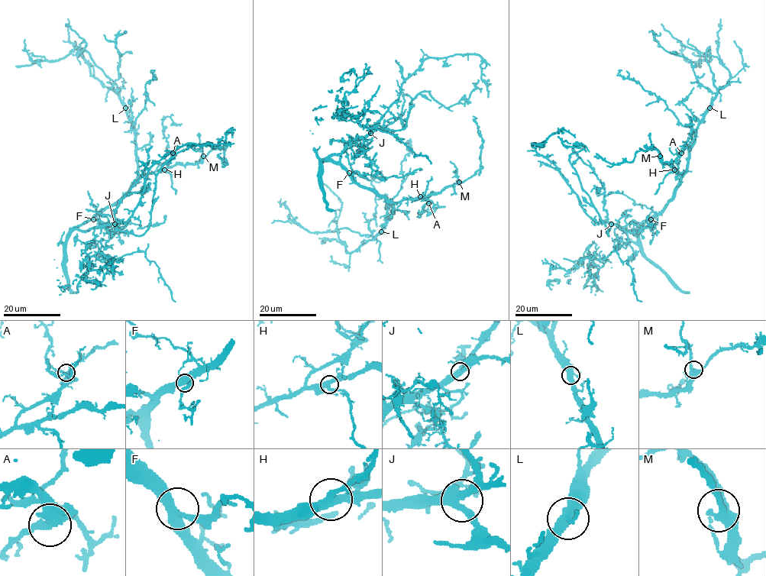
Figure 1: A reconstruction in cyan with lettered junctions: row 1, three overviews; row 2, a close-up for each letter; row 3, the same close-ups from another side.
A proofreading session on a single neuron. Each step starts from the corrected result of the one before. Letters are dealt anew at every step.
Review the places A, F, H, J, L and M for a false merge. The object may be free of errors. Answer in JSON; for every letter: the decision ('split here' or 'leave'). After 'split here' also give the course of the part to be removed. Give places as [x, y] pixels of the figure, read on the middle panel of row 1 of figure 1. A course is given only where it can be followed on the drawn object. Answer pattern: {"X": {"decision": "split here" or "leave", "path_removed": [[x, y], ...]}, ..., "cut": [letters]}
{"A": {"decision": "leave"}, "F": {"decision": "leave"}, "H": {"decision": "leave"}, "J": {"decision": "leave"}, "L": {"decision": "leave"}, "M": {"decision": "leave"}, "cut": []}

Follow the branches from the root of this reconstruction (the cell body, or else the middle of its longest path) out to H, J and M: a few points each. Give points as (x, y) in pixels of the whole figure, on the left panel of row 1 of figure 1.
H: (95, 213), (112, 206), (139, 178), (164, 169)
J: (95, 213), (73, 228), (88, 231), (100, 225), (114, 224)
M: (95, 213), (112, 206), (139, 178), (177, 164), (198, 163), (203, 156)

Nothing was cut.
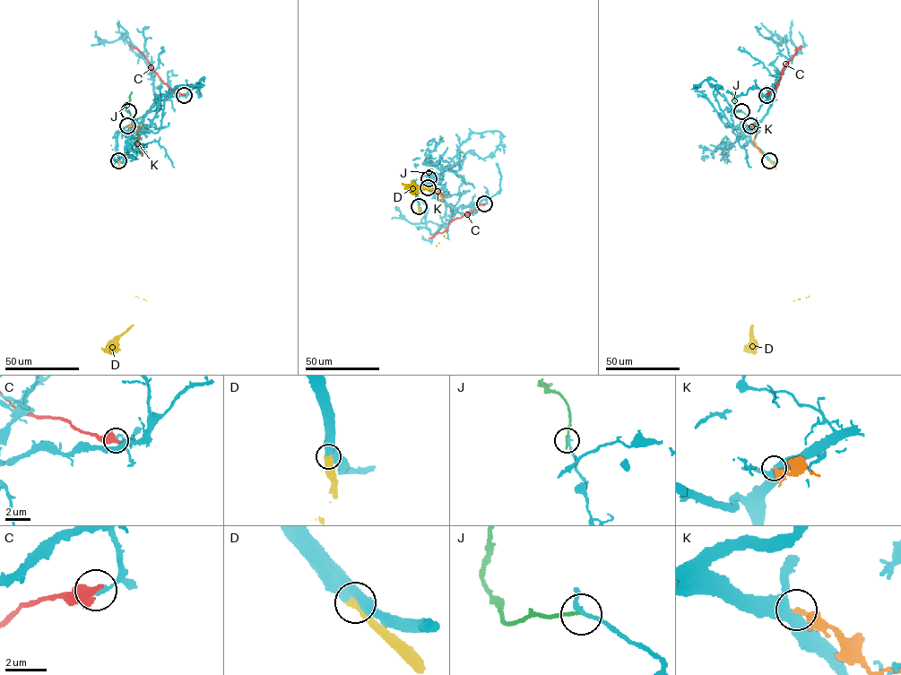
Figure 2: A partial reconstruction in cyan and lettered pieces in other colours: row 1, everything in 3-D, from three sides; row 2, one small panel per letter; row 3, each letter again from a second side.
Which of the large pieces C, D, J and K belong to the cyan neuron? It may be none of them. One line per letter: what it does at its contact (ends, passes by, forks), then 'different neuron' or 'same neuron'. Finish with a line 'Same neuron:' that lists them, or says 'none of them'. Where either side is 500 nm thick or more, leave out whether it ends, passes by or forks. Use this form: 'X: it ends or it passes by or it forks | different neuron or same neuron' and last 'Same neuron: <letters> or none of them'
C: different neuron
D: same neuron
J: it ends | different neuron
K: it ends | different neuron
Same neuron: D

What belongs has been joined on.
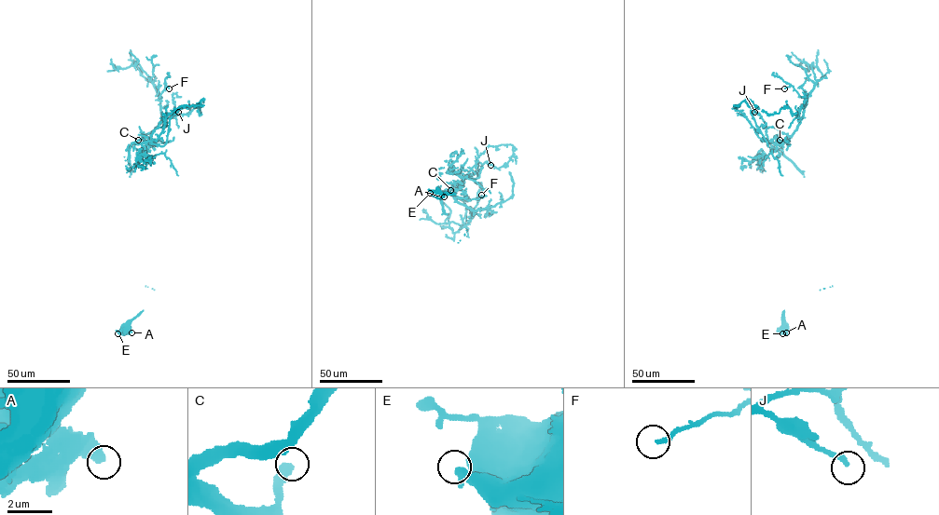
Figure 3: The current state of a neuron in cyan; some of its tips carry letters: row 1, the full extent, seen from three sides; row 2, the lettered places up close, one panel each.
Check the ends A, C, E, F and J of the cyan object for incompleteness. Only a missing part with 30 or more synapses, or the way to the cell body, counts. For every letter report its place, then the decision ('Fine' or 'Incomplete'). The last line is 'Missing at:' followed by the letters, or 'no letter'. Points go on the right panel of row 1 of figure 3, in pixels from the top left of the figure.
A: Place: (786, 332). Fine
C: Place: (780, 140). Incomplete
E: Place: (782, 333). Fine
F: Place: (784, 88). Incomplete
J: Place: (754, 112). Incomplete
Missing at: C, F, J

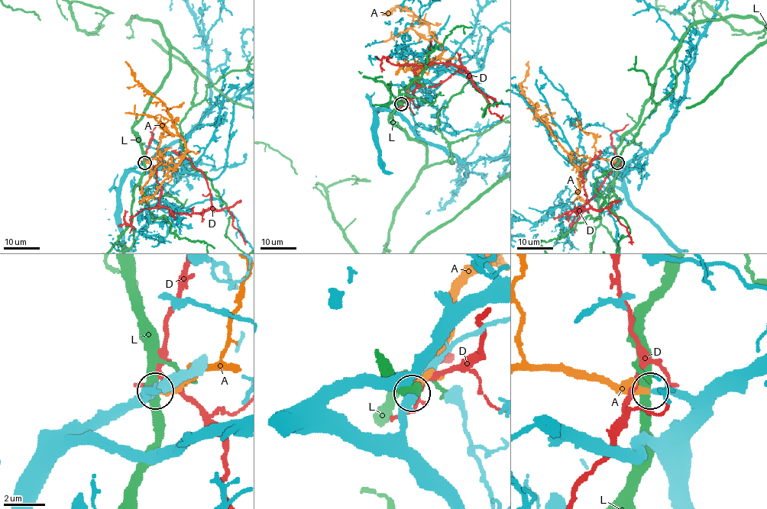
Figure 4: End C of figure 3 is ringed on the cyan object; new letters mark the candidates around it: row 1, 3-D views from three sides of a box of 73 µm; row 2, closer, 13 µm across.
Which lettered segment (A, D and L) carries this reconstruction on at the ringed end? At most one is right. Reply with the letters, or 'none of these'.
A

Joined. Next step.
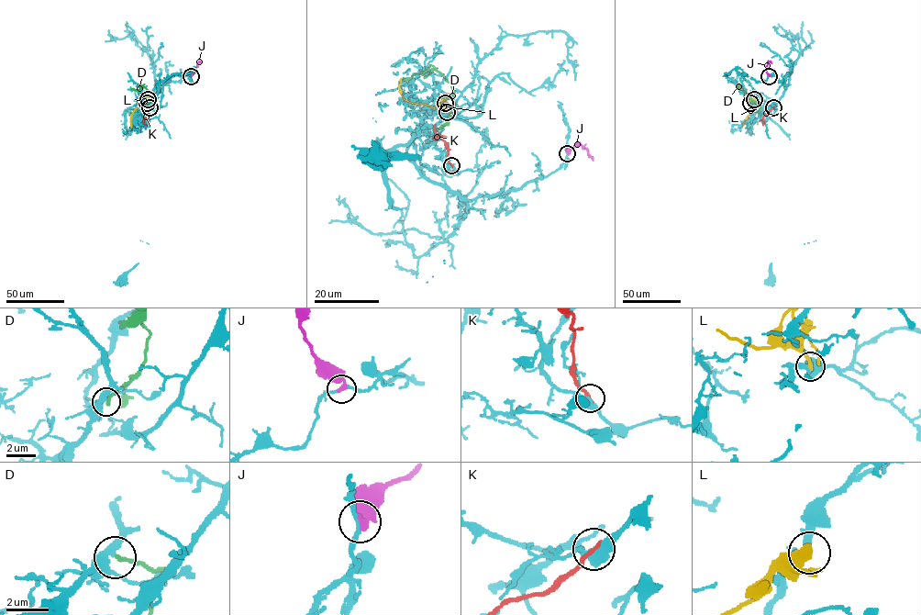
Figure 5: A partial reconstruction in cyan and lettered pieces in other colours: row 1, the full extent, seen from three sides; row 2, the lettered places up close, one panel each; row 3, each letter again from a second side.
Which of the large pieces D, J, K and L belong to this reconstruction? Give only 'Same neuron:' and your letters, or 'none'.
Same neuron: none

